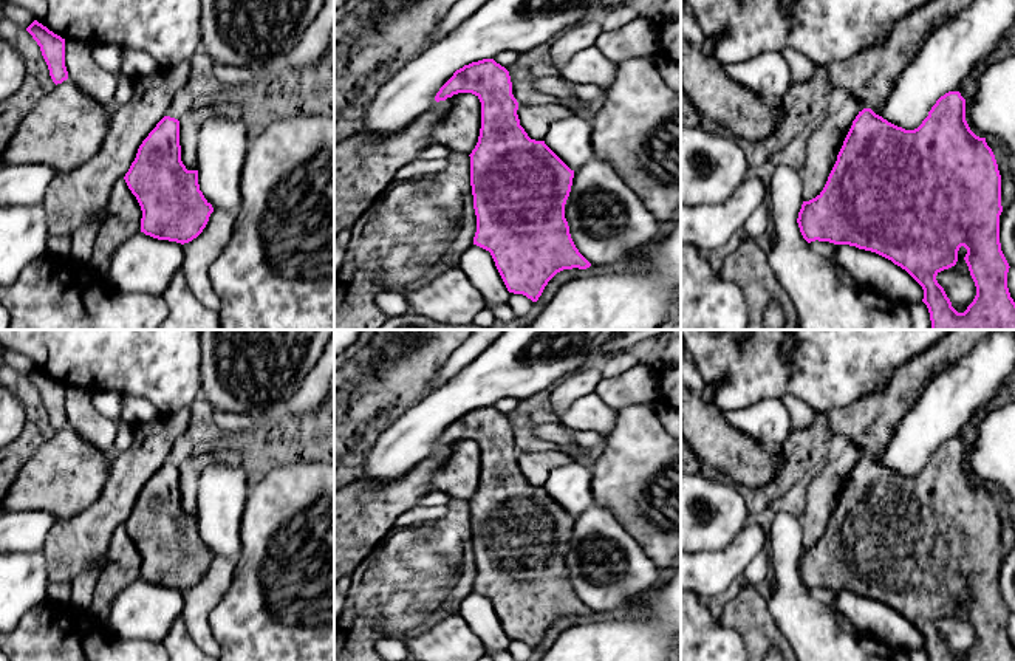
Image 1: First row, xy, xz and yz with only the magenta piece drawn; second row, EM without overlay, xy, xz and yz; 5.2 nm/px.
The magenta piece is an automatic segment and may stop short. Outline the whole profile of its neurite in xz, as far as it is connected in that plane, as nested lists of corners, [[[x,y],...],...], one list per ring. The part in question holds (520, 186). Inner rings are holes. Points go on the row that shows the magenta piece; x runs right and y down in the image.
[[[494,59],[456,70],[435,101],[472,93],[481,102],[481,128],[470,156],[470,186],[477,215],[473,245],[490,252],[509,293],[537,302],[548,282],[563,269],[586,269],[591,263],[576,248],[565,218],[571,170],[546,144],[528,136],[517,115],[509,71]]]

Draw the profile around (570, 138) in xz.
[[[579,113],[554,121],[543,141],[574,172],[594,158],[591,119]]]

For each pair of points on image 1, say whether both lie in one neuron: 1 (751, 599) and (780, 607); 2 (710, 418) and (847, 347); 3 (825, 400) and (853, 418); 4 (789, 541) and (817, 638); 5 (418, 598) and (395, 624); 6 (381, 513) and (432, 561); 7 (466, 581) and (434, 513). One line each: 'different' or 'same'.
1: different
2: different
3: different
4: same
5: same
6: different
7: different

